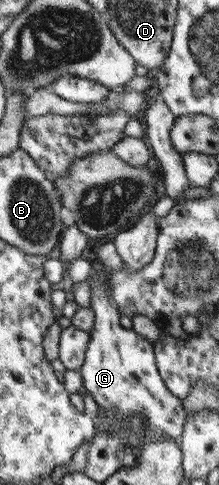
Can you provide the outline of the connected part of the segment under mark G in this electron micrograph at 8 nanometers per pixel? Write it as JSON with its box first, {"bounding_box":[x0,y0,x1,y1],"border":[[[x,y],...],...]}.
{"bounding_box":[80,257,187,438],"border":[[[97,257],[92,264],[95,264],[95,271],[90,273],[87,281],[90,284],[91,295],[91,310],[94,312],[94,326],[90,334],[90,340],[86,346],[86,358],[83,366],[80,369],[83,375],[83,387],[85,393],[90,394],[93,400],[98,404],[98,408],[115,407],[121,411],[131,411],[135,415],[139,415],[147,428],[145,431],[159,431],[171,437],[179,438],[183,432],[183,424],[187,410],[185,410],[182,398],[173,395],[166,387],[164,378],[160,375],[159,366],[156,364],[155,348],[151,342],[145,340],[135,332],[131,327],[125,328],[121,324],[121,312],[118,310],[113,301],[111,301],[111,291],[109,291],[109,271],[105,269],[105,261]]]}

